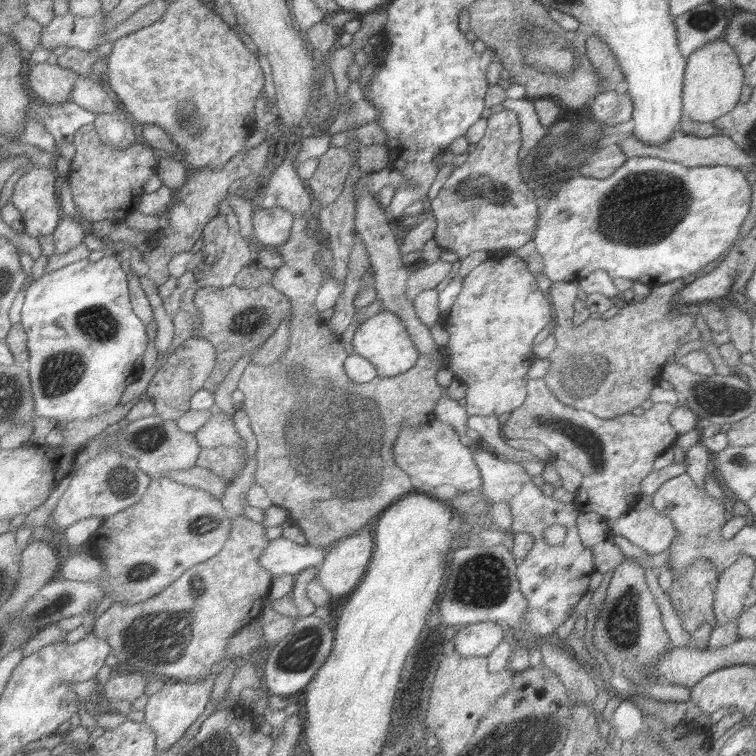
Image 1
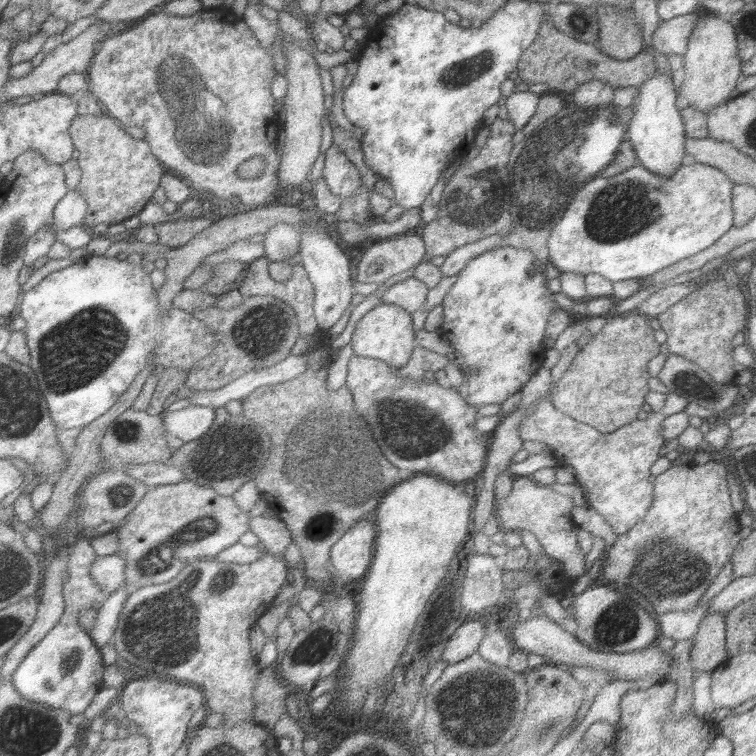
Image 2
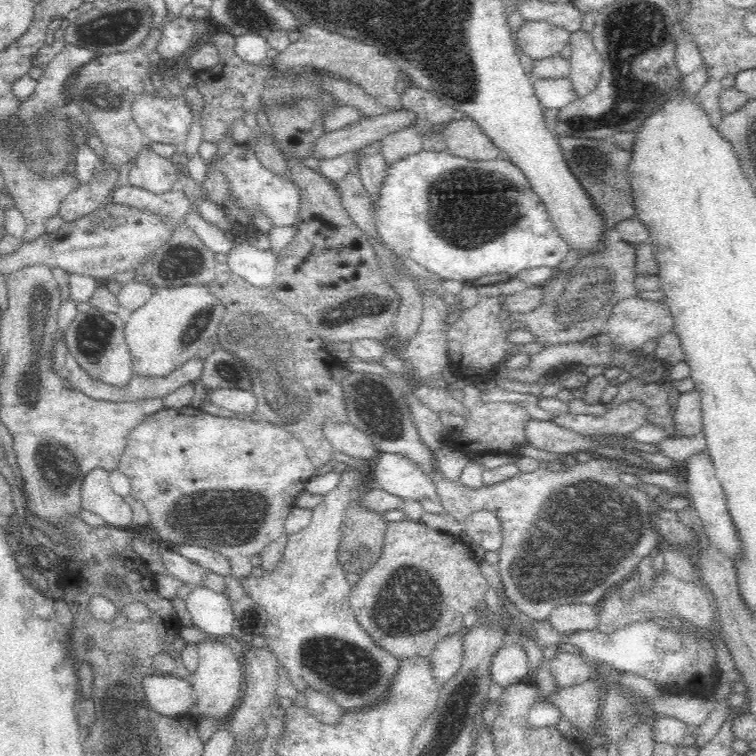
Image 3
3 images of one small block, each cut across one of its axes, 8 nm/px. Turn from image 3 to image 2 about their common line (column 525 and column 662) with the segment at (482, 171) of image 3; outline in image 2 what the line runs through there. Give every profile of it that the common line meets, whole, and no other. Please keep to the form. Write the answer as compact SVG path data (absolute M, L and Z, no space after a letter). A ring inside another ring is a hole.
M683 162L677 172L669 176L649 172L641 164L635 164L617 176L593 178L575 192L561 220L553 226L547 242L549 264L561 274L595 274L611 284L653 276L655 272L713 246L733 228L733 184L735 182L731 182L721 170L695 162Z

